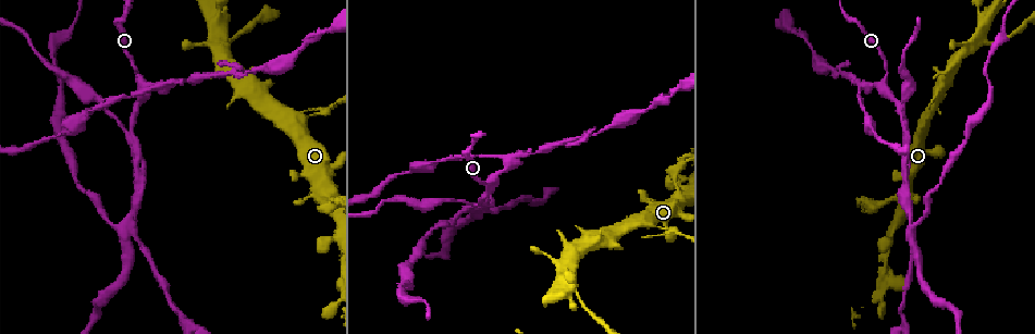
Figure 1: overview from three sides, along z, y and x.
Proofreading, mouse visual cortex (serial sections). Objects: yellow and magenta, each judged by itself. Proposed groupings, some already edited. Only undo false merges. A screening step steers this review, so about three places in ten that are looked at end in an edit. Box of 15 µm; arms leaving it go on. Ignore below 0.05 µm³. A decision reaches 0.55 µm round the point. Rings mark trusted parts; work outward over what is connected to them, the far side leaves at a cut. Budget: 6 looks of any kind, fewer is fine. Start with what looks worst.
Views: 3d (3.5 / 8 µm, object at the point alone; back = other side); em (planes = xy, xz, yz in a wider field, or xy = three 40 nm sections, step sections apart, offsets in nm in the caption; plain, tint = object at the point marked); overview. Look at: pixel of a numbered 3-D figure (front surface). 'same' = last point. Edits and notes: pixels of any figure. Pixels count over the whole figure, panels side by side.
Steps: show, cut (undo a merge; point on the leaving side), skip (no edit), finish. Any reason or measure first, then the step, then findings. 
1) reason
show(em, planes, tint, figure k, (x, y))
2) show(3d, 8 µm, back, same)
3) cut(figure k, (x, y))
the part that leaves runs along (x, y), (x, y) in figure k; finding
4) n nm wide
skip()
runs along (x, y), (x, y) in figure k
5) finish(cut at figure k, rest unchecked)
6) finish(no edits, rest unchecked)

side arm on a straight run
show(3d, 3.5 µm, figure 1, (481, 204))

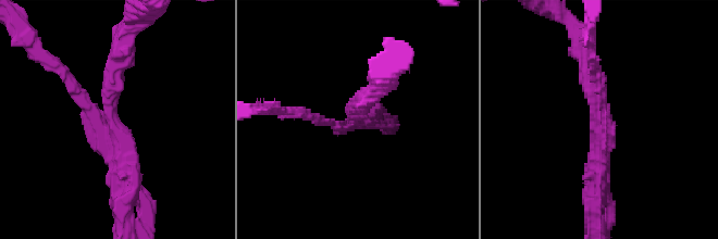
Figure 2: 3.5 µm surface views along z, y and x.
3 arms; arms of 150, 250, 250 nm
show(em, xy, step 5, tint, figure 2, (358, 122))

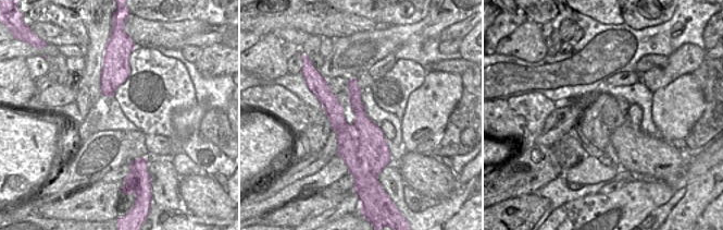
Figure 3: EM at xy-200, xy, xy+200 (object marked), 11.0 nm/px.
show(em, xy, step 2, tint, same)

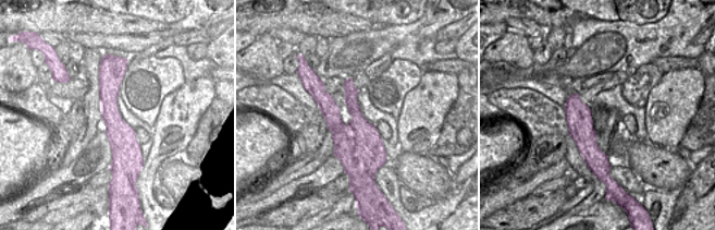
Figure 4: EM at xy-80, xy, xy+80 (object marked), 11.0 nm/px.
420 nm wide
cut(figure 2, (74, 85))
border along (349, 123), (355, 152), (347, 171) in figure 4; two cells meet here

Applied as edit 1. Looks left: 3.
abrupt turn
show(3d, 3.5 µm, figure 1, (120, 225))

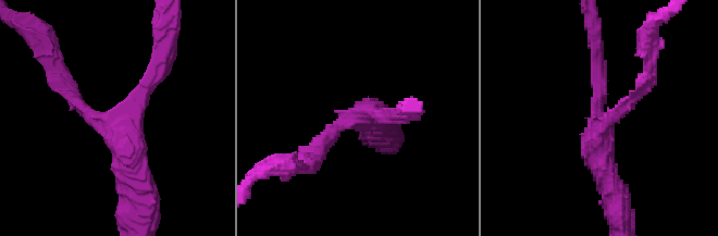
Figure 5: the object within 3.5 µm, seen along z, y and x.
3 arms; arms of 200, 250, 400 nm
show(em, xy, step 5, tint, figure 5, (595, 123))

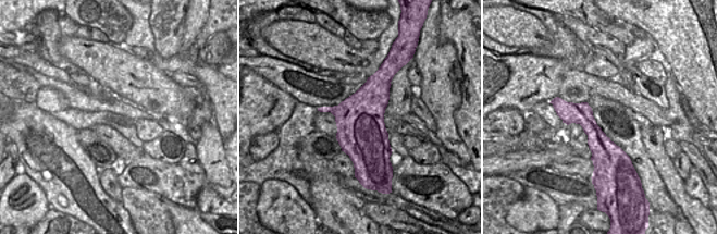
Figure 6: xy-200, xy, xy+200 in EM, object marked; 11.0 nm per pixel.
skip()
runs along (406, 113), (359, 113), (312, 152) in figure 5; all the same cell

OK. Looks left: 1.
finish(cut at figure 2, rest unchecked)

